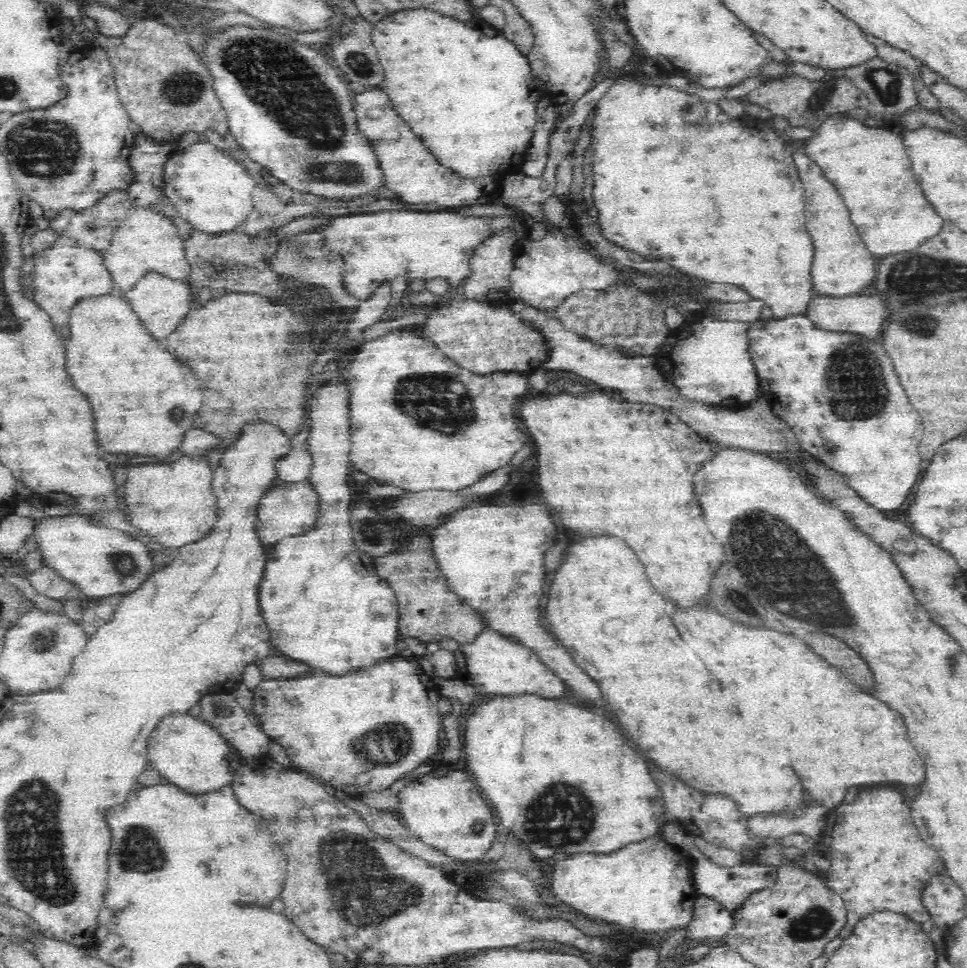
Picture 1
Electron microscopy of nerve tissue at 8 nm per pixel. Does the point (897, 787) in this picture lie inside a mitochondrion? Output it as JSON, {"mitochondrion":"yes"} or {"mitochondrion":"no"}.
{"mitochondrion":"no"}

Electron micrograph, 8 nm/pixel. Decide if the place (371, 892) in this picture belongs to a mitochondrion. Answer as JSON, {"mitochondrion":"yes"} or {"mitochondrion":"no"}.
{"mitochondrion":"yes"}

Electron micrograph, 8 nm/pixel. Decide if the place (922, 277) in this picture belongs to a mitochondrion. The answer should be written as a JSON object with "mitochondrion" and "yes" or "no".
{"mitochondrion":"yes"}

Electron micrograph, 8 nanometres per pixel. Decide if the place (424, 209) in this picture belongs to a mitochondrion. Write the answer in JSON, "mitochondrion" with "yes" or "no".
{"mitochondrion":"no"}

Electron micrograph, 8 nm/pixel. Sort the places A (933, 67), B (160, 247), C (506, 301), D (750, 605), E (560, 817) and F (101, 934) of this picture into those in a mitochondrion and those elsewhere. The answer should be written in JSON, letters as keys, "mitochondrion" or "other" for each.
{"A":"other","B":"other","C":"other","D":"mitochondrion","E":"mitochondrion","F":"other"}

